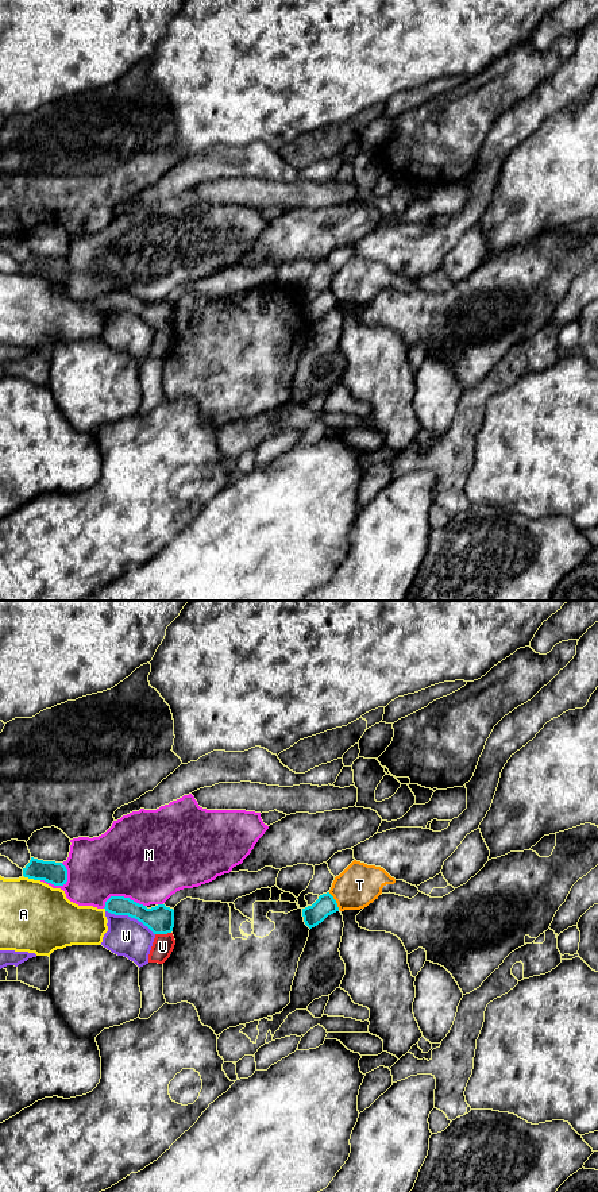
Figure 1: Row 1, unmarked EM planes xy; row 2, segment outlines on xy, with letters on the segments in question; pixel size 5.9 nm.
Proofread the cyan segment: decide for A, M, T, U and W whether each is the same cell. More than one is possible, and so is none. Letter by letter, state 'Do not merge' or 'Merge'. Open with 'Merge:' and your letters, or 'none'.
Merge: none
A: Do not merge
M: Do not merge
T: Do not merge
U: Do not merge
W: Do not merge

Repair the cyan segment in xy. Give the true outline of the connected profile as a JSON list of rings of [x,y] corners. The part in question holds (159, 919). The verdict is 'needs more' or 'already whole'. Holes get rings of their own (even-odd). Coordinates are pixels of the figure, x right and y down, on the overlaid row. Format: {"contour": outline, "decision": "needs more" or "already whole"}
{"contour": [[[111,896],[105,902],[105,911],[115,915],[128,915],[147,926],[154,934],[167,934],[174,927],[174,910],[165,904],[147,909],[130,898]]], "decision": "already whole"}

